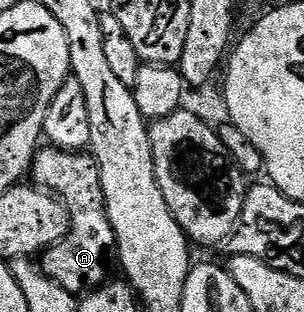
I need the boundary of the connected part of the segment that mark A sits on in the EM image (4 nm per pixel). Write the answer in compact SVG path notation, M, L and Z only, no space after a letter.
M40 147L32 159L30 177L39 188L55 193L72 216L72 228L68 230L68 236L63 237L57 245L43 250L42 268L49 282L61 285L73 295L83 295L105 284L109 280L108 272L112 265L114 269L117 264L118 246L114 227L106 211L104 188L96 158L80 151Z

